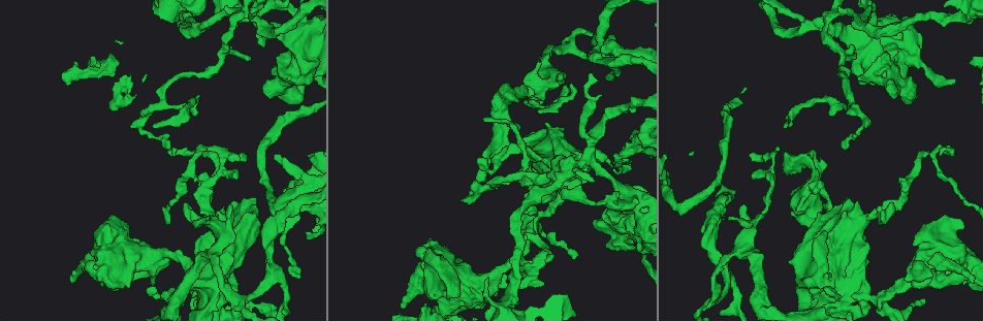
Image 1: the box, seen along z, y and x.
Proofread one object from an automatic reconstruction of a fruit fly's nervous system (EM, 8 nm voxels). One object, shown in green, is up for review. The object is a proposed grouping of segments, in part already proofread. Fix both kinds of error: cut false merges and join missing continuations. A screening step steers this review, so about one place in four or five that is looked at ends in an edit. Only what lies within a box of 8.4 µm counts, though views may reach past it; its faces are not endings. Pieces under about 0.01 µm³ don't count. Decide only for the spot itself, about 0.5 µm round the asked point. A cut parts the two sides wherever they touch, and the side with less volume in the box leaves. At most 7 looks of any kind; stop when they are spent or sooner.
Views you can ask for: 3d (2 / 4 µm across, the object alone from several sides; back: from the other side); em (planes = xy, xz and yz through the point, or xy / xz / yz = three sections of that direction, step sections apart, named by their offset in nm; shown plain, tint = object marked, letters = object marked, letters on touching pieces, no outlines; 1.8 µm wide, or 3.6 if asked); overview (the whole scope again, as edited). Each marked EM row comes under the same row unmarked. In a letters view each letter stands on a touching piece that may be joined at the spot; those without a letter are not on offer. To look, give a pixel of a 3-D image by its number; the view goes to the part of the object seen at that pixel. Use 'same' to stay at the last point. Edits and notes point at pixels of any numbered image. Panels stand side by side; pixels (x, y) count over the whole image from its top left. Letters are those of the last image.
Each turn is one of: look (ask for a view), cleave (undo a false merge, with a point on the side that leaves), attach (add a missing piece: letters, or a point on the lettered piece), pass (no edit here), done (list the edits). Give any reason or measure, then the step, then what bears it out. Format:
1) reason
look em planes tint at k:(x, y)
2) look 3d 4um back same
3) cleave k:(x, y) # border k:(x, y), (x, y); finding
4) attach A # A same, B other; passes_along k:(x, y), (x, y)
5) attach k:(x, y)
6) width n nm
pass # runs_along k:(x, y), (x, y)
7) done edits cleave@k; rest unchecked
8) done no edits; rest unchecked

abrupt turn
look em 3.6um xy step 16 letters at 1:(636, 145)

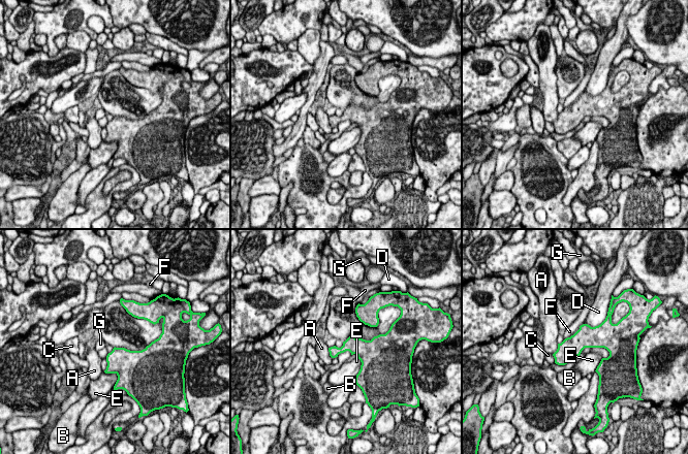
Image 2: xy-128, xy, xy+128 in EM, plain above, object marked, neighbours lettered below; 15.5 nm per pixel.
pass # A other, B other, C other, D other, E other, F other, G other; border 2:(565, 338), (558, 344); continuous, no second neuron

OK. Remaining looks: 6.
free end
look 3d 4um at 1:(186, 203)

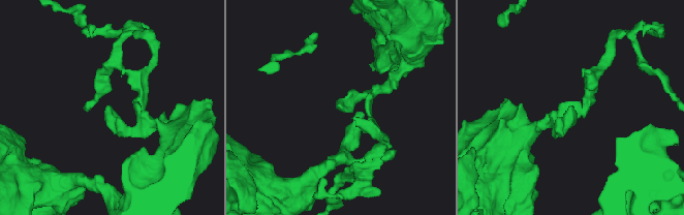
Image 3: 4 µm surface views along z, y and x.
need the tissue
look em yz step 4 letters at 3:(107, 105)

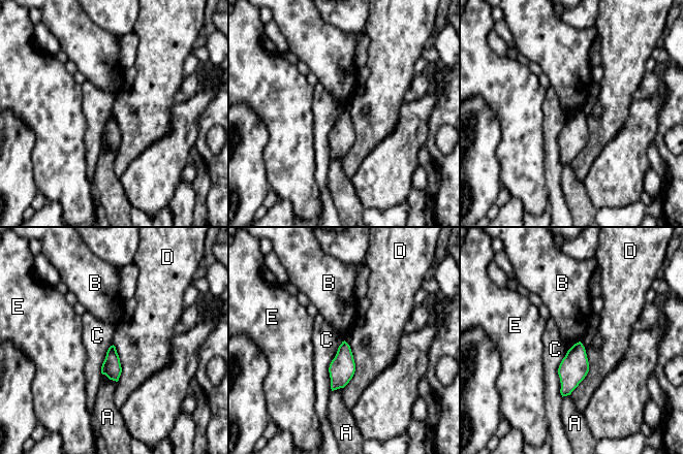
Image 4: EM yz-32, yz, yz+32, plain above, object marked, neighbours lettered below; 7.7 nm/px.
look em planes letters same

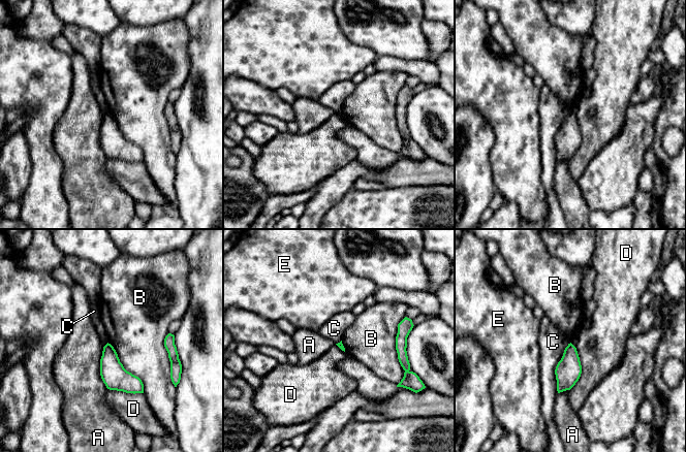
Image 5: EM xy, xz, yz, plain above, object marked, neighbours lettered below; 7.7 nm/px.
longest_contact B 480 nm
pass # A other, B other, C other, D other, E other; no lettered piece goes on from it

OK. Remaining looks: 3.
arms run side by side
look em planes tint at 1:(531, 213)

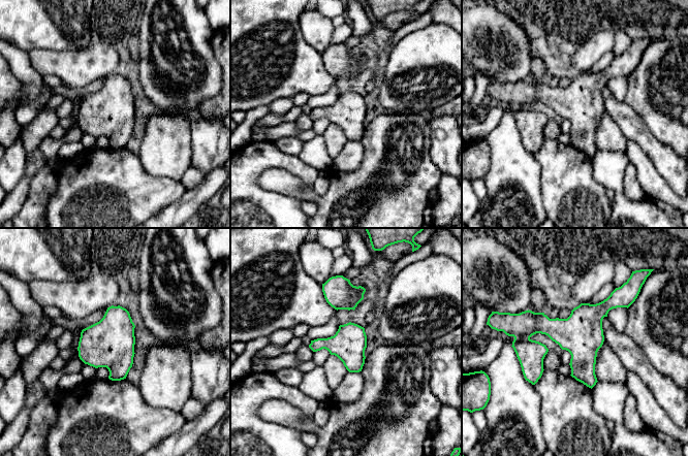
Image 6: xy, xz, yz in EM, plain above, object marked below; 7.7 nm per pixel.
see the neighbours
look em planes letters same

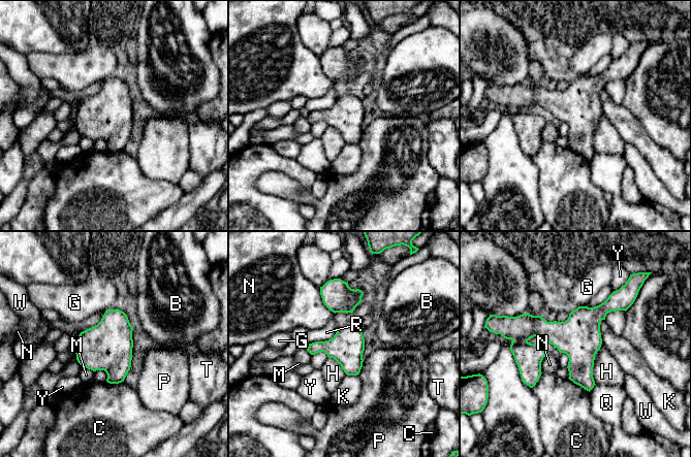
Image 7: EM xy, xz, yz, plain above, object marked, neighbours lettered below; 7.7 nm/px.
width 280 nm
pass # B other, C other, G other, H other, K other, M other, N other, P other, Q other, R other, T other, W other, Y other; border 7:(561, 352), (568, 358), (567, 366); one neuron here

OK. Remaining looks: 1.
done no edits; rest unchecked

